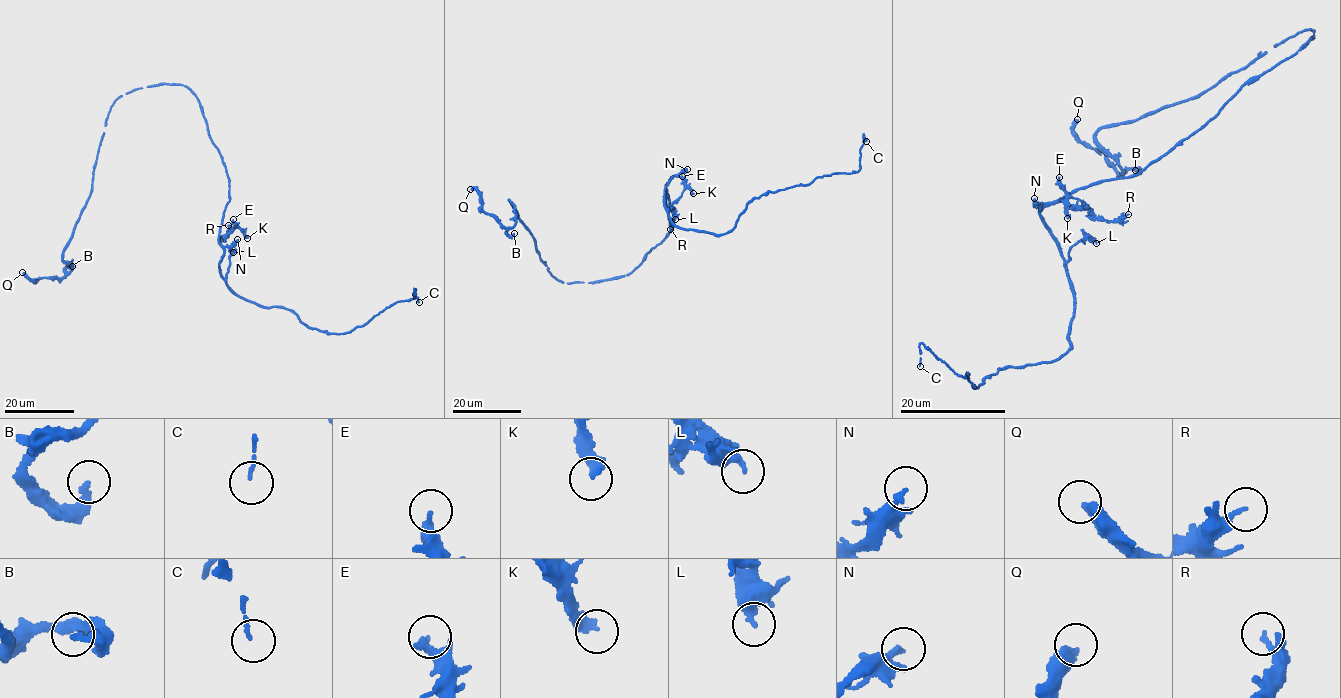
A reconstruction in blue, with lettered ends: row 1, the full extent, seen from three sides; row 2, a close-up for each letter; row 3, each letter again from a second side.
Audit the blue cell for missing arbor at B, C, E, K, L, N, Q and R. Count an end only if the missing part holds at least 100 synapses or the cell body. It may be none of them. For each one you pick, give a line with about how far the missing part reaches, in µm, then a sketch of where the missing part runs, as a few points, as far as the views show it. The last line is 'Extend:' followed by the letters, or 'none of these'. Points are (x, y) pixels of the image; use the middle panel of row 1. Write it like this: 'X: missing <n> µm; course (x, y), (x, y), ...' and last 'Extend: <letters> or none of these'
Extend: none of these

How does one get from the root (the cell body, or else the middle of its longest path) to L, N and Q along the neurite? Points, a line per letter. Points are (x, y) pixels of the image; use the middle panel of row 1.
L: (668, 233), (674, 218), (665, 186), (670, 178), (665, 187), (664, 205), (669, 211), (672, 206), (675, 219)
N: (668, 233), (673, 226), (674, 214), (665, 185), (687, 169)
Q: (668, 233), (627, 275), (563, 282), (540, 258), (510, 200), (516, 220), (507, 229), (483, 210), (470, 189)

